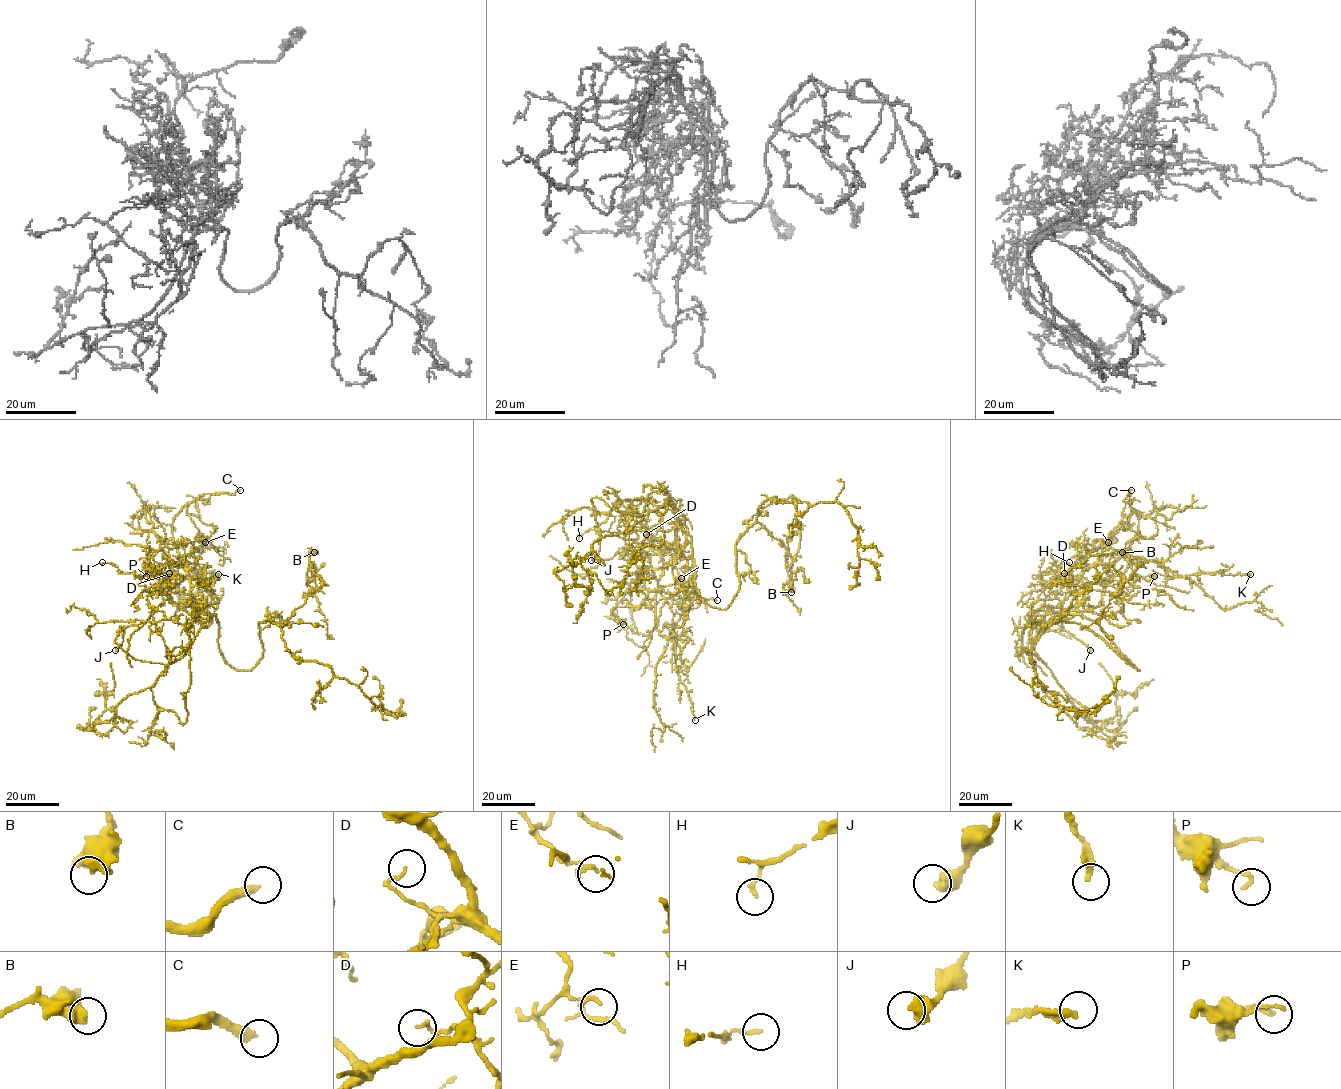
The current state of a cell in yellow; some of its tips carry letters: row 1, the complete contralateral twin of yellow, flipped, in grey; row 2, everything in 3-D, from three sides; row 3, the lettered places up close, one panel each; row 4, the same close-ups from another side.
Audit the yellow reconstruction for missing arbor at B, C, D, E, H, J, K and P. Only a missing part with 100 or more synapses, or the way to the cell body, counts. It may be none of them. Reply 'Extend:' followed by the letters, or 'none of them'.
Extend: C

